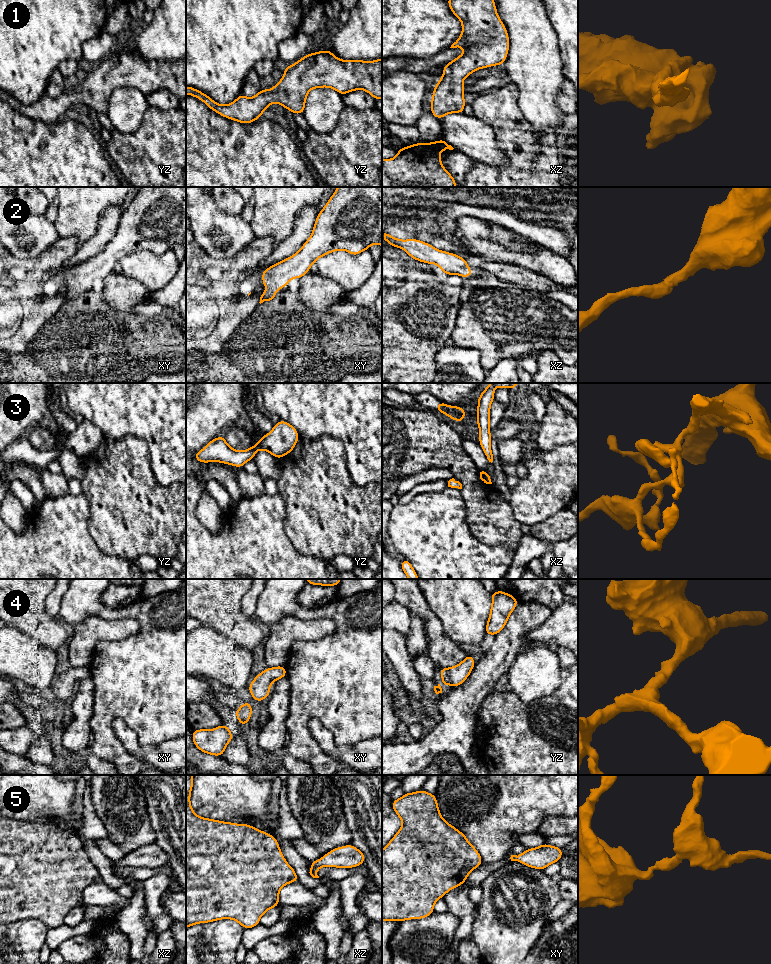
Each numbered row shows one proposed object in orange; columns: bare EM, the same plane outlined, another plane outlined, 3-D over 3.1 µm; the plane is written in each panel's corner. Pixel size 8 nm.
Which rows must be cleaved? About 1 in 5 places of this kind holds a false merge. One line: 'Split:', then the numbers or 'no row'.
Split: no row

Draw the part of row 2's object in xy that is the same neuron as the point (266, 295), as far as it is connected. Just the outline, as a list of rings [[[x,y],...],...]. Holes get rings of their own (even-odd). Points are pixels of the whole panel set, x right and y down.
[[[338,187],[319,212],[312,234],[302,248],[262,272],[262,282],[270,290],[264,289],[259,303],[274,300],[280,288],[293,278],[302,278],[320,257],[337,250],[356,256],[373,244],[382,245],[382,187]]]

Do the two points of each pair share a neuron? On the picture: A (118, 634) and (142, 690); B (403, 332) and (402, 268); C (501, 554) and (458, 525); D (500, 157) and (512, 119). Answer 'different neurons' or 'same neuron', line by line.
A: different neurons
B: same neuron
C: same neuron
D: different neurons

